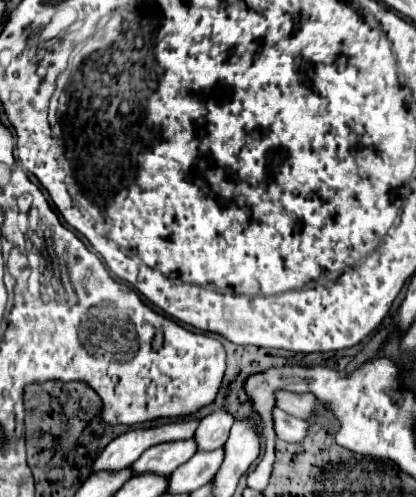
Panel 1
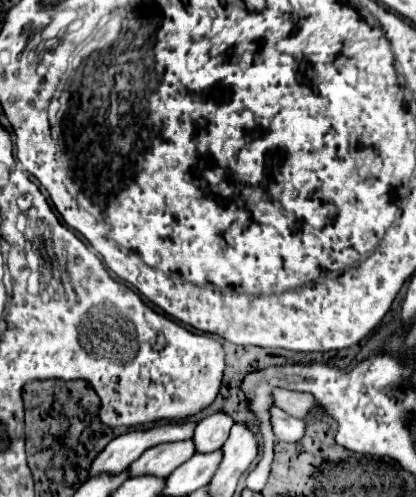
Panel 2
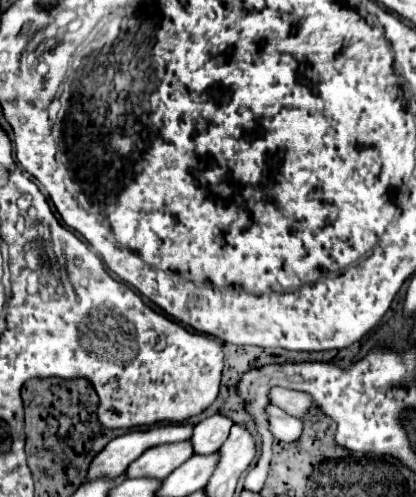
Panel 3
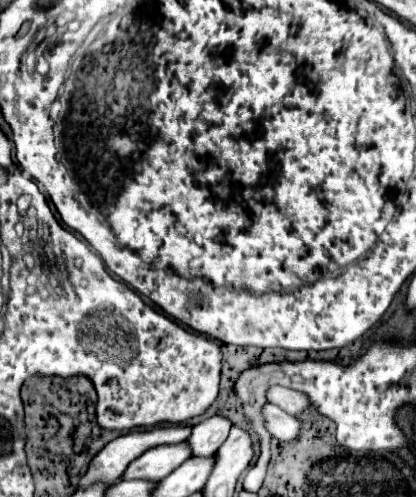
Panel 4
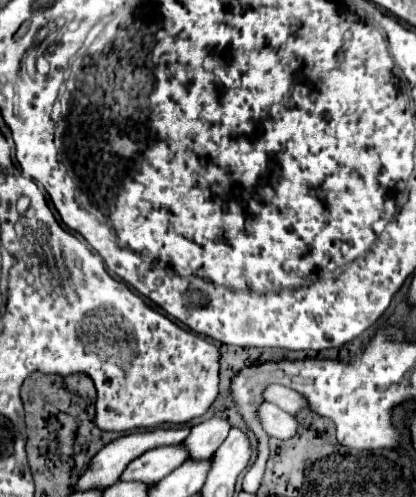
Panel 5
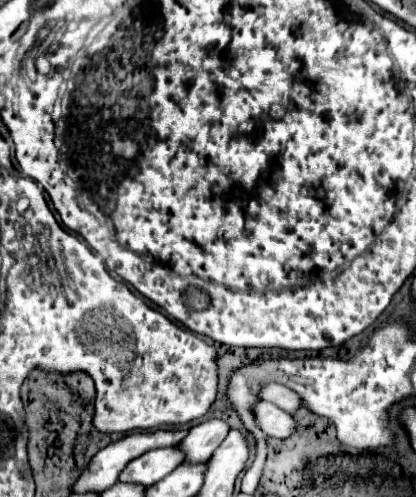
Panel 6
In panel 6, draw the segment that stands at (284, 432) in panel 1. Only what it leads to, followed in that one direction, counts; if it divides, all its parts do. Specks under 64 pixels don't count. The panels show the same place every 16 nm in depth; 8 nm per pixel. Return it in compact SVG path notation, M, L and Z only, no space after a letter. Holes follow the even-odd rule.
M260 402L256 406L256 418L258 418L260 428L272 438L284 440L292 436L292 432L296 432L296 420L288 412L276 408L270 402Z

